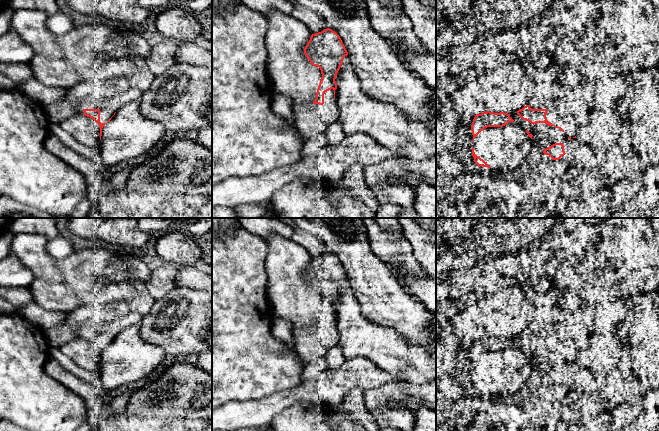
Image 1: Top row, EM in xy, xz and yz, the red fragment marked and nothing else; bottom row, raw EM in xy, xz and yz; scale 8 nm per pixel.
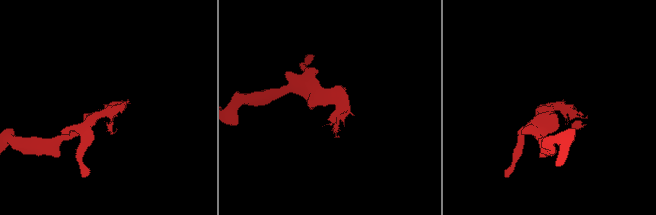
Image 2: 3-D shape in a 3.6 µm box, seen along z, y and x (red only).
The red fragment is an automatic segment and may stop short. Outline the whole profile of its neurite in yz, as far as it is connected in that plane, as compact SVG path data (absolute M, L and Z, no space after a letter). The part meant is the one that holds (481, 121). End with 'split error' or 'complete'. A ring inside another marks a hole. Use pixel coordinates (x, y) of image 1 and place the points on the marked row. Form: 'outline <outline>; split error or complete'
outline M487 111L481 114L476 114L471 125L473 142L474 142L474 138L485 128L503 127L511 121L515 122L510 117L510 114L504 112L494 113L494 112Z; complete

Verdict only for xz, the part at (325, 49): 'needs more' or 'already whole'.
needs more

